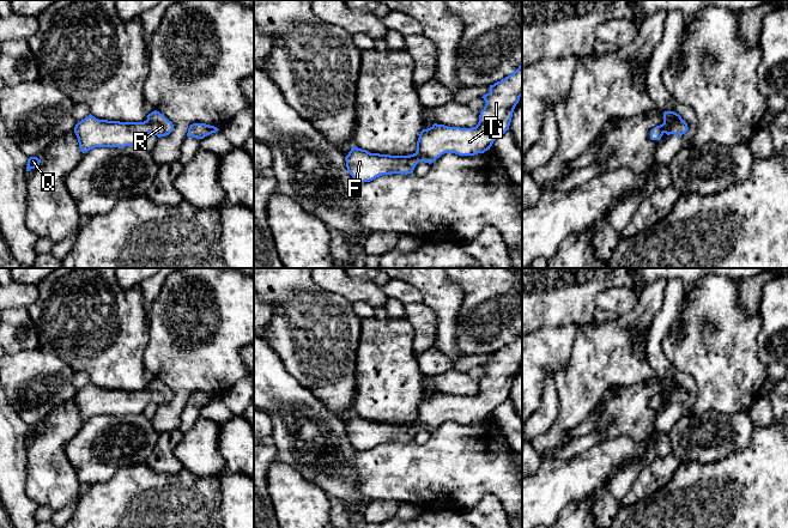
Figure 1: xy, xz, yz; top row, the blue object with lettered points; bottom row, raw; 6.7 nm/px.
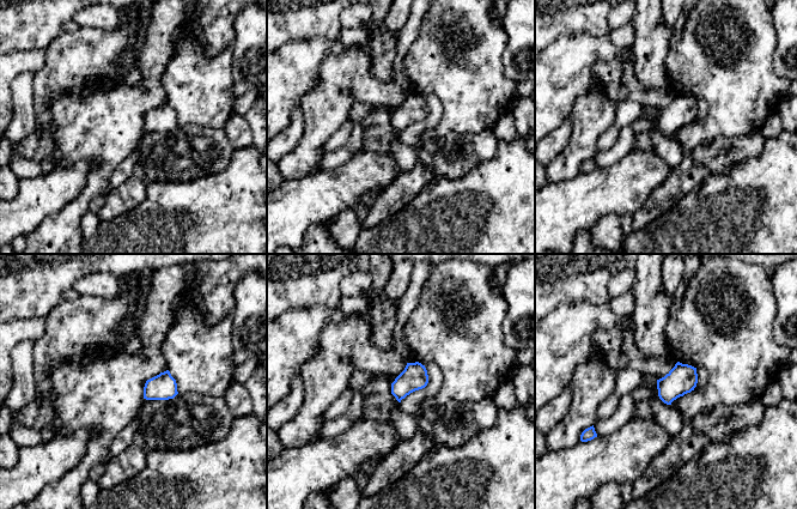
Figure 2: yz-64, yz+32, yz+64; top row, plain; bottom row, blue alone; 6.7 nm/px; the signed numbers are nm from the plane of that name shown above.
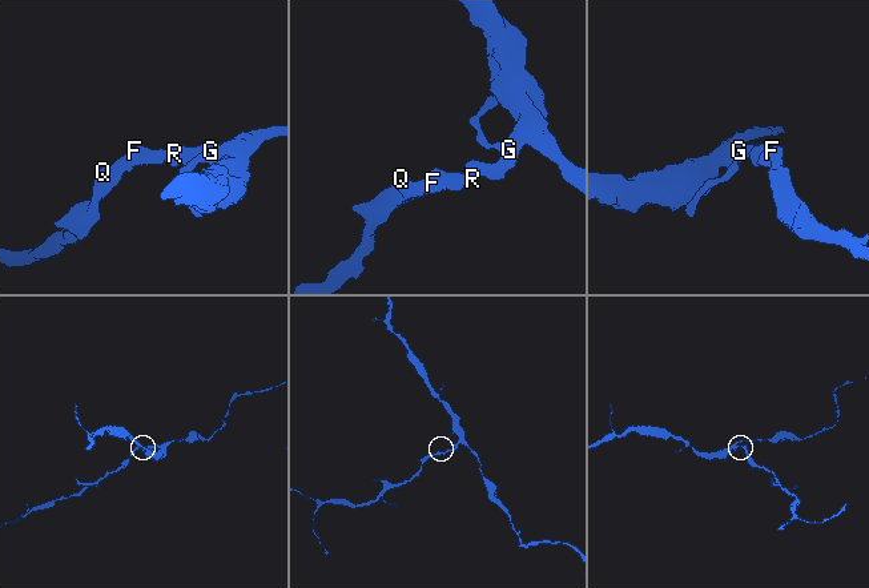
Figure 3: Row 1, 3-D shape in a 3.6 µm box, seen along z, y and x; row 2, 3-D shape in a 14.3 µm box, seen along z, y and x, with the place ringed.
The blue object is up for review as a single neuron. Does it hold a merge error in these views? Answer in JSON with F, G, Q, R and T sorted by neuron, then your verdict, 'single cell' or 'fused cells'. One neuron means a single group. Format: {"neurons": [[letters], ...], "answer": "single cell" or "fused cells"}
{"neurons": [["F", "G", "Q", "R", "T"]], "answer": "single cell"}

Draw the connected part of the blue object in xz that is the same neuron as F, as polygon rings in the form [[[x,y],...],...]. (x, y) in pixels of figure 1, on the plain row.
[[[522,332],[514,341],[490,353],[490,360],[481,365],[486,372],[475,395],[460,396],[434,392],[420,400],[417,419],[410,424],[370,421],[352,414],[345,425],[347,439],[357,451],[364,451],[382,443],[413,442],[419,430],[431,432],[444,421],[484,421],[497,406],[509,399],[514,377],[521,364]]]

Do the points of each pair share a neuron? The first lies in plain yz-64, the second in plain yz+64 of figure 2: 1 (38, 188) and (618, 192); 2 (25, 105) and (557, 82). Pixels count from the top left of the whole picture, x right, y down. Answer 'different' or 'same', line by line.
1: same
2: different

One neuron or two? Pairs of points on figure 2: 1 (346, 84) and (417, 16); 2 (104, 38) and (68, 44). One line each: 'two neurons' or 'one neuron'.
1: two neurons
2: one neuron

